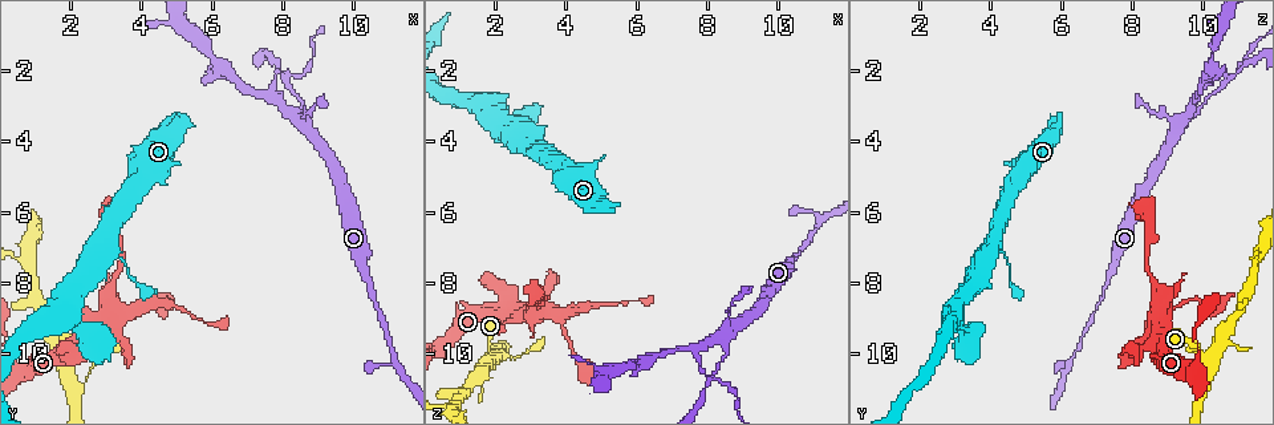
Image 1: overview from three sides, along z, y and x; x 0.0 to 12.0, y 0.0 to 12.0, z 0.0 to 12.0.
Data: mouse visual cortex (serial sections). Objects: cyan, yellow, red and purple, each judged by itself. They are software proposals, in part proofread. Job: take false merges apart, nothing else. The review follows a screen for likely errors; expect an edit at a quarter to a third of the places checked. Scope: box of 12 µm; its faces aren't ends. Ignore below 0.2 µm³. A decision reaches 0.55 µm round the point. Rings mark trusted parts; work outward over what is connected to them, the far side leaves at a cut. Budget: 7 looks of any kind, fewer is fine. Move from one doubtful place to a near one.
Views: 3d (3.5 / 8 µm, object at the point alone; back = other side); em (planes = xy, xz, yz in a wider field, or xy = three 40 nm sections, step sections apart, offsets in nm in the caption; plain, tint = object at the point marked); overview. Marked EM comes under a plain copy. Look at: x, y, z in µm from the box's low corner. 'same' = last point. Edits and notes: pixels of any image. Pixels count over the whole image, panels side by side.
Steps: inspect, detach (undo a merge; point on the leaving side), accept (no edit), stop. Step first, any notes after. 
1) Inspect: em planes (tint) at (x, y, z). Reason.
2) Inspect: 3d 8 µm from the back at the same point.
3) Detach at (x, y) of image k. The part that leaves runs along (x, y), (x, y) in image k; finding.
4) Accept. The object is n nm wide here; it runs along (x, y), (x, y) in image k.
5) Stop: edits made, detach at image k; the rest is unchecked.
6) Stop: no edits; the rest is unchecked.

Inspect: 3d 3.5 µm at (3.1, 8.6, 8.8). A fork.

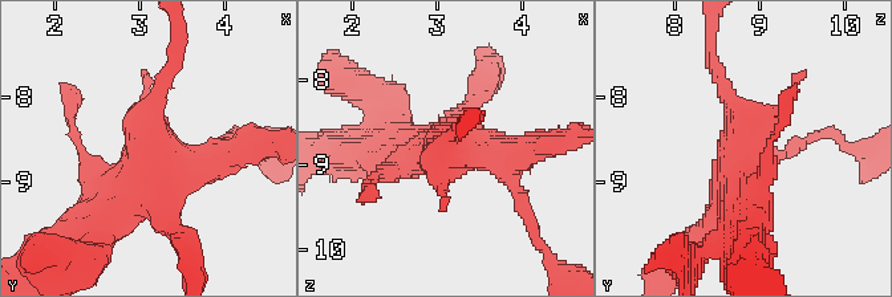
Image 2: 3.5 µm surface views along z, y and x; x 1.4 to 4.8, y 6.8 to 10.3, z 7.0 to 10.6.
Inspect: em planes (tint) at (3.10, 8.60, 8.75). Shape alone is not enough.

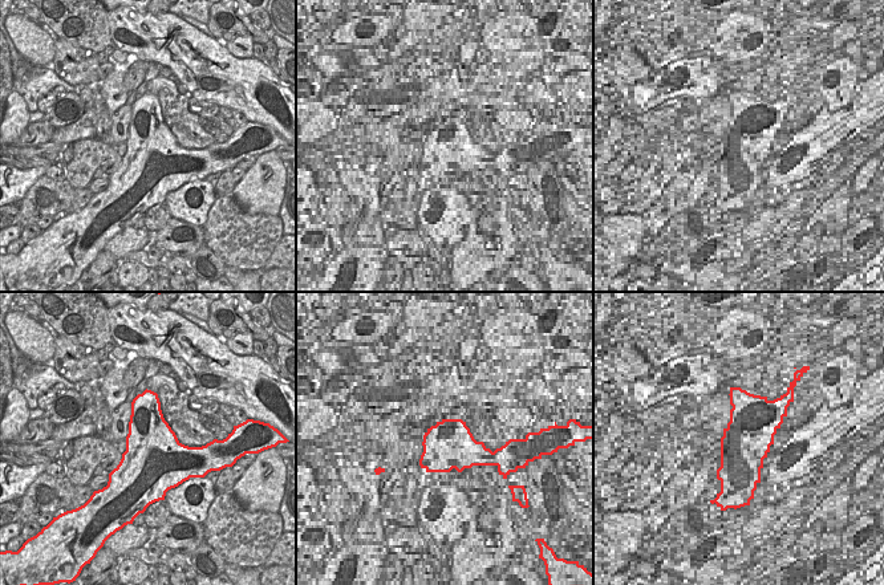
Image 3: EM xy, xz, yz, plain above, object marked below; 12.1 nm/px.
Accept. The object is 750 nm wide here; it runs along (90, 231), (159, 166), (159, 88) in image 2; all the same cell.

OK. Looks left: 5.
Inspect: 3d 8 µm at (1.7, 9.0, 2.9). Abrupt turn.

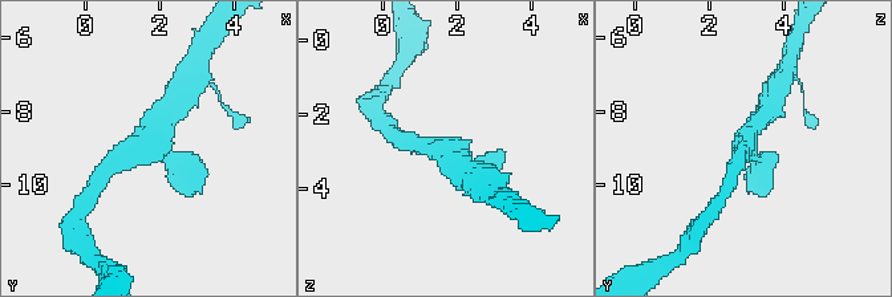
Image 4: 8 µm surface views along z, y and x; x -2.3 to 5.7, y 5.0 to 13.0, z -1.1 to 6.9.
Inspect: 3d 3.5 µm at (1.8, 8.9, 3.0).

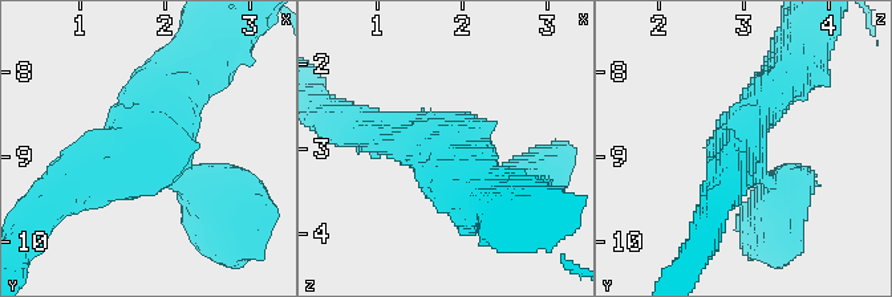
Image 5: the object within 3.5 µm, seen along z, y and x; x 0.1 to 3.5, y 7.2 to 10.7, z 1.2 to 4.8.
Accept. It runs along (189, 70), (96, 173), (67, 188) in image 5; continuous, no second cell.

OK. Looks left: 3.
Inspect: 3d 3.5 µm from the back at (8.2, 2.3, 10.7). Sharp bend.

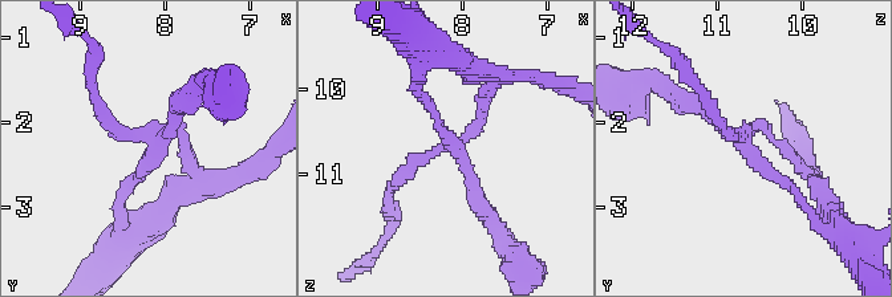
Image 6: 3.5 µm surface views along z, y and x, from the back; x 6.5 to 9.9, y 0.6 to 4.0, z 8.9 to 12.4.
Inspect: em xy step 3 (tint) at (8.10, 2.30, 10.65). Now the EM.

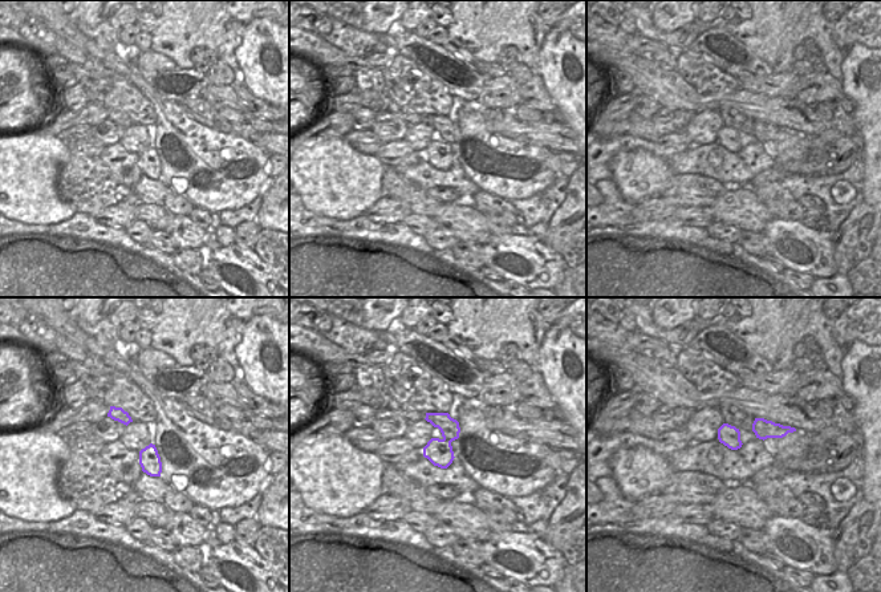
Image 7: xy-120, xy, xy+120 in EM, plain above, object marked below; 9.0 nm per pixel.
Accept. It runs along (805, 203), (698, 106), (685, 101) in image 6; all the same cell.

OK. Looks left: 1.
Stop: no edits; the rest is unchecked.

